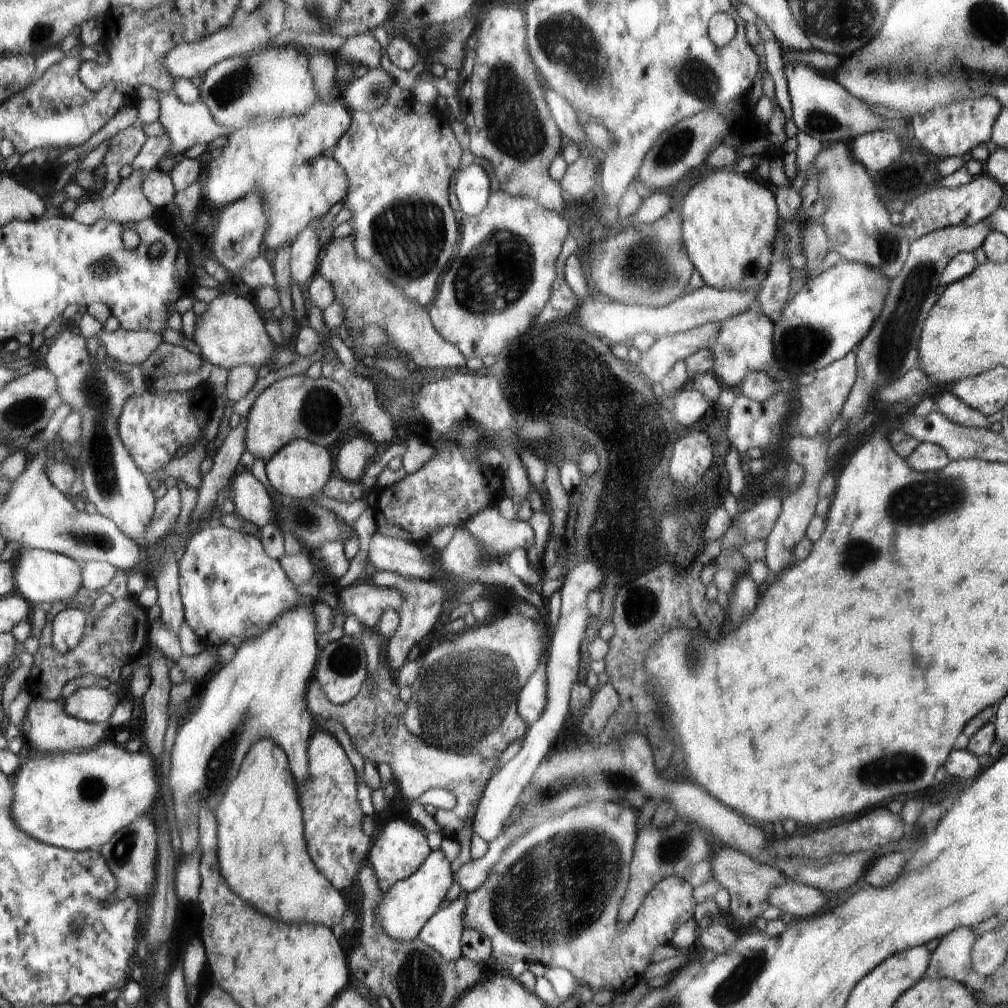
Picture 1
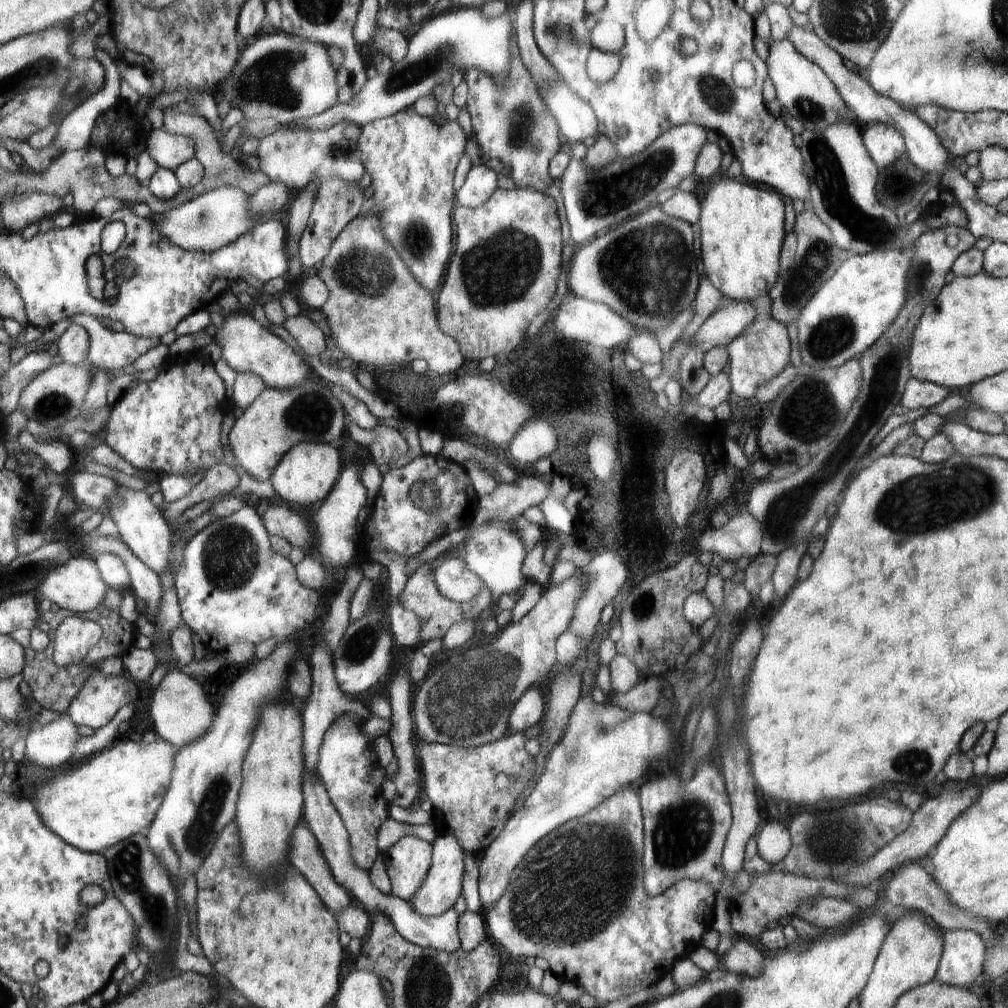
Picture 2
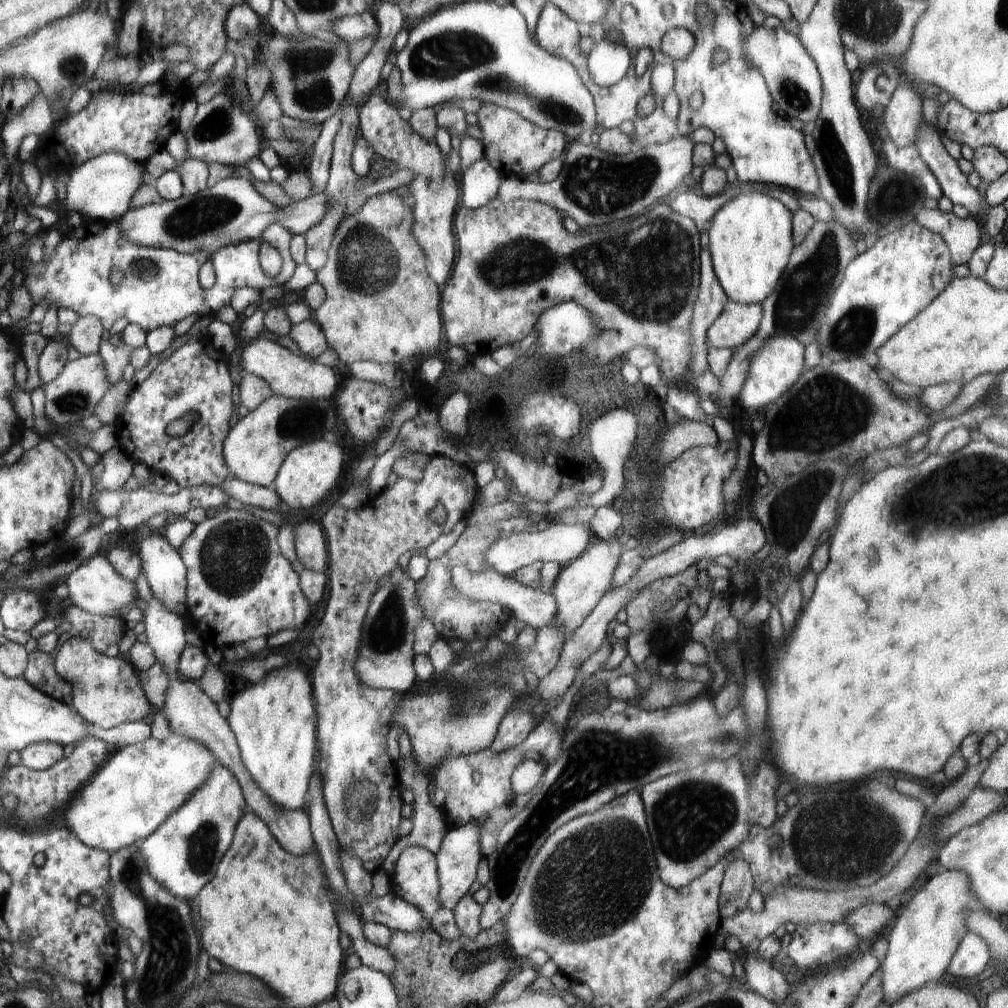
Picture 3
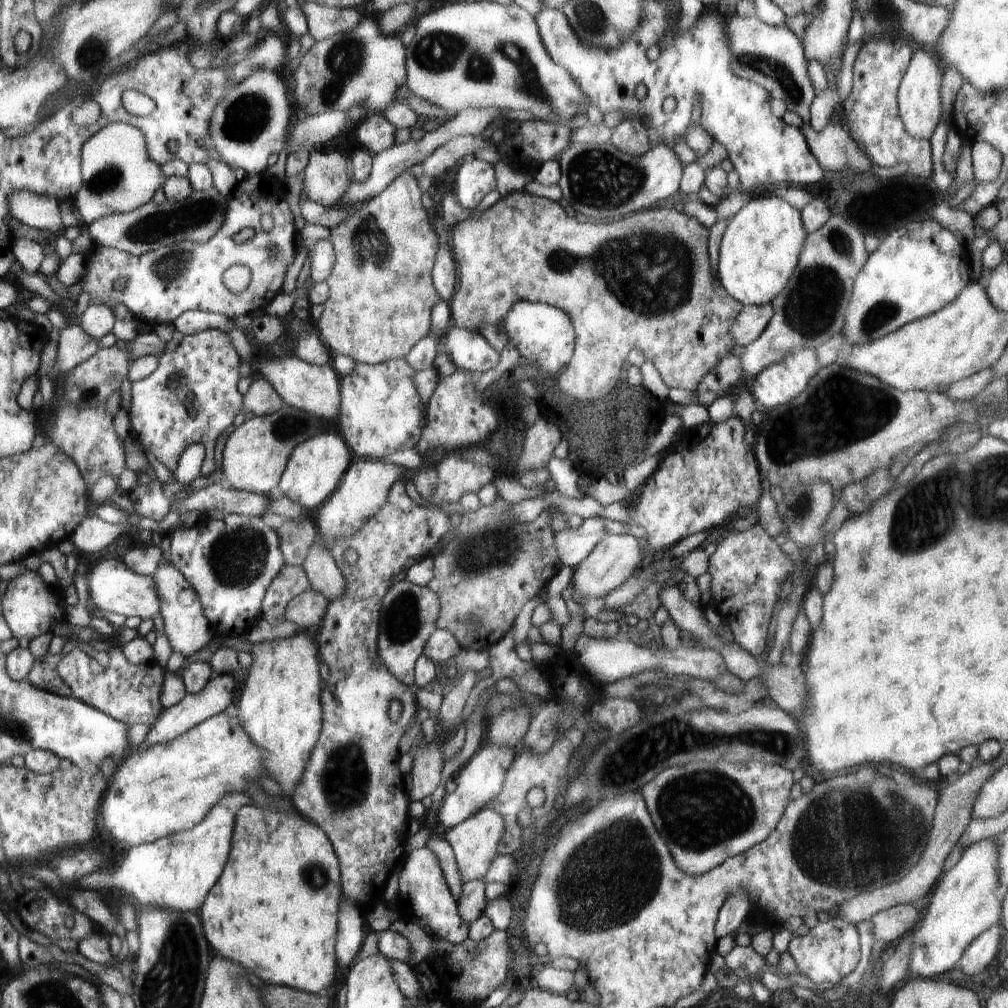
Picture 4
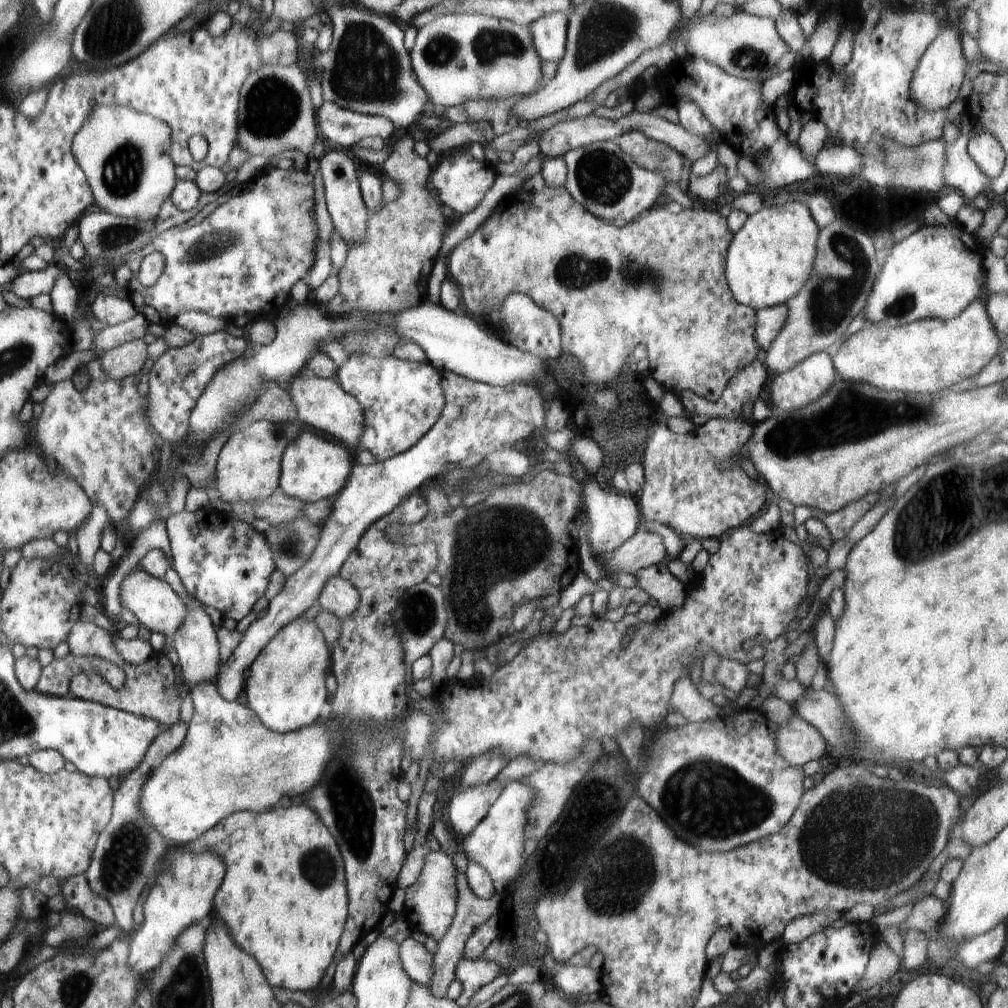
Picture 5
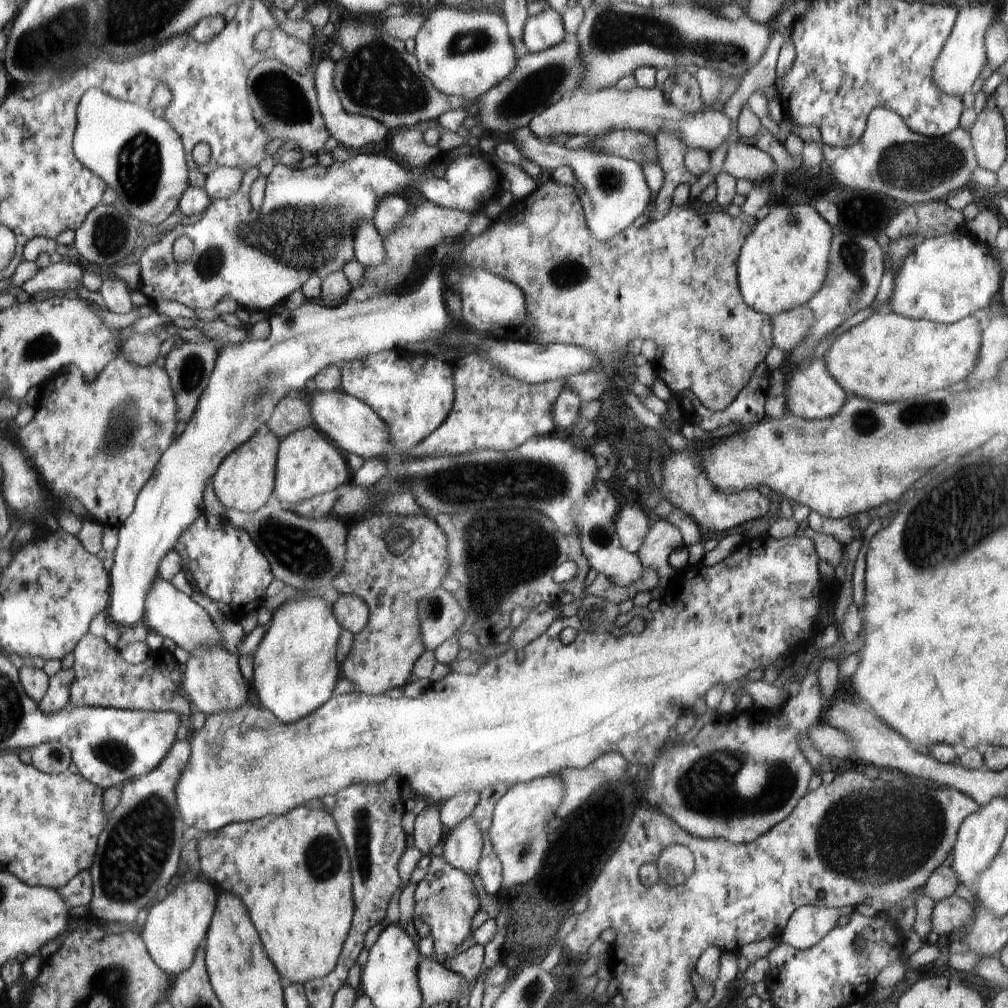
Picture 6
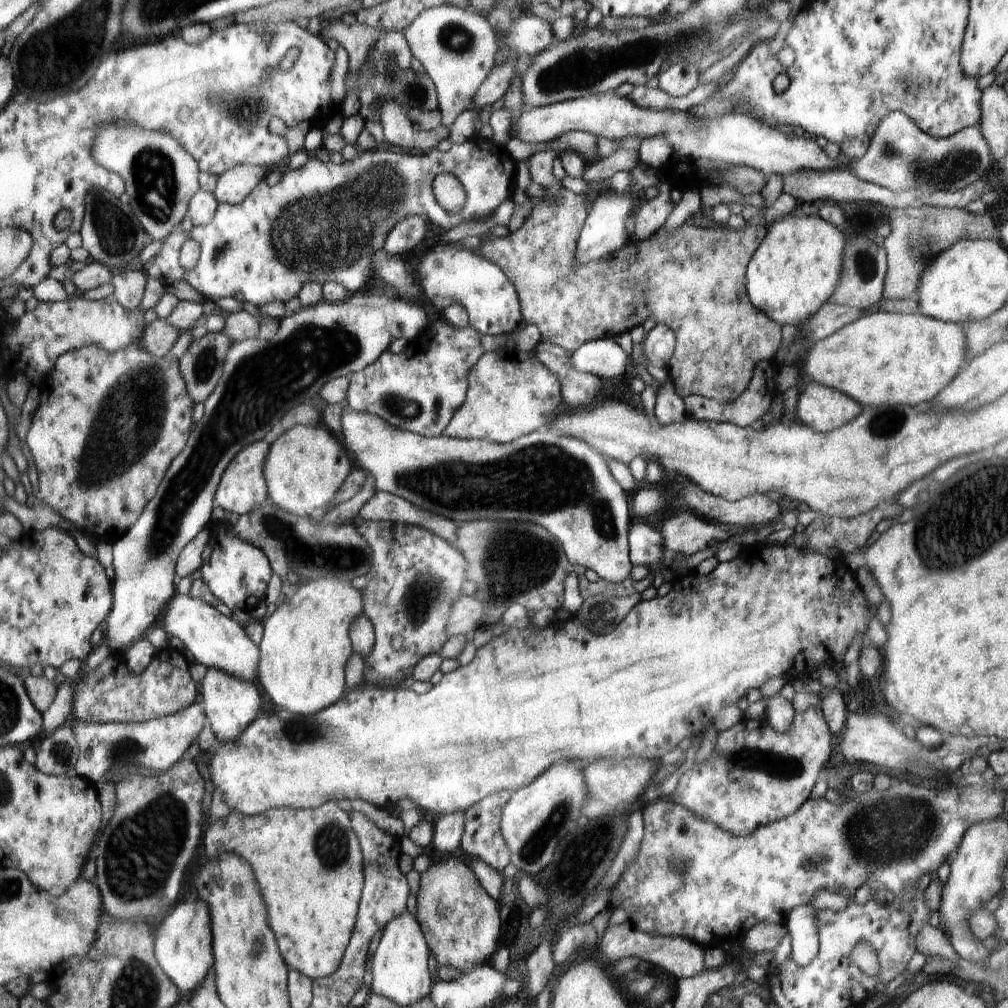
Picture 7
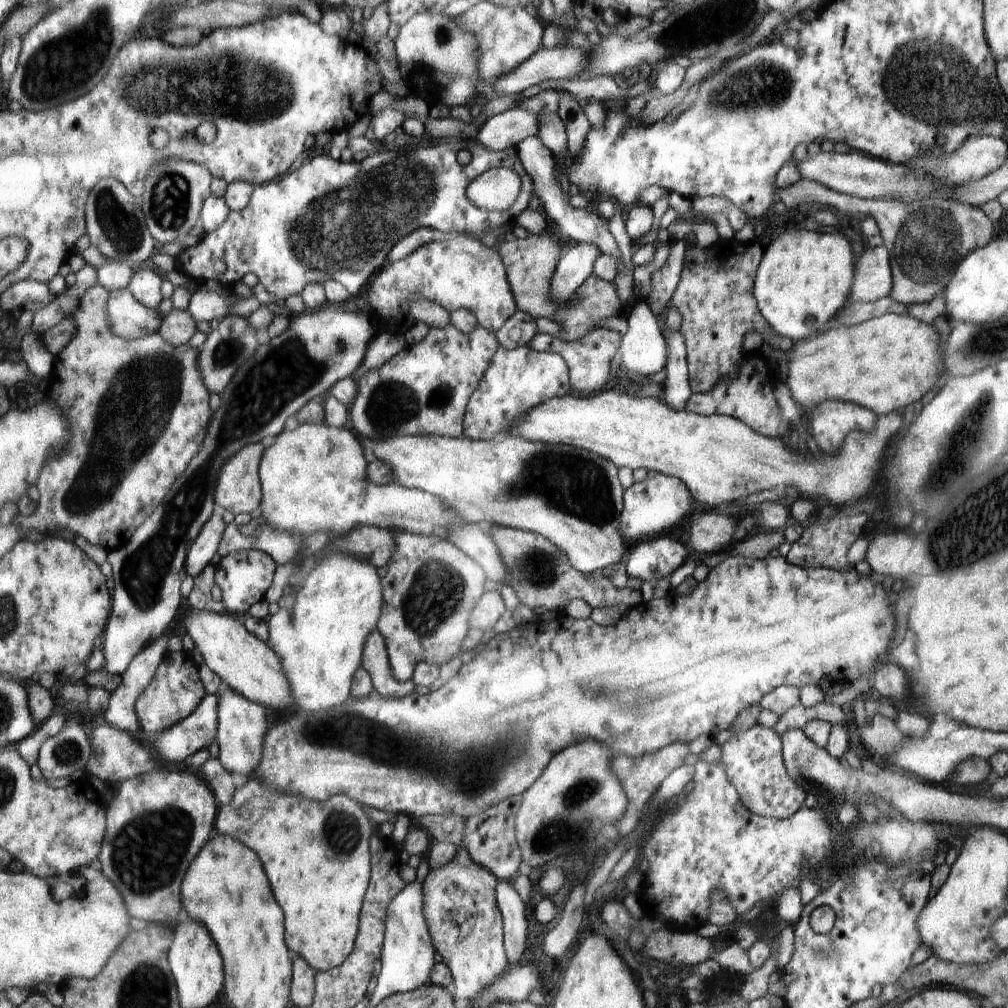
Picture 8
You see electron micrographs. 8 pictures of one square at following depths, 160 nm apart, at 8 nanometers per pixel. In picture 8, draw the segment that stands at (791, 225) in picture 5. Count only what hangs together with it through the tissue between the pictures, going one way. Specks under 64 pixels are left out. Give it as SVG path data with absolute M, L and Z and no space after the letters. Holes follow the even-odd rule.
M806 229L776 233L760 269L756 270L754 294L763 318L774 333L798 343L815 337L844 308L854 280L853 250L850 242L838 233Z

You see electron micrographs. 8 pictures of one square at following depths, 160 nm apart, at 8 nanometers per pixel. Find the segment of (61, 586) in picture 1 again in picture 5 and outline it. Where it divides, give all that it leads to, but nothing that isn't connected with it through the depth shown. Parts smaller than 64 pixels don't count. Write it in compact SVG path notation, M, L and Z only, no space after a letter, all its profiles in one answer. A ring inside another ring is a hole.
M140 568L133 569L120 584L120 602L134 614L141 626L165 636L174 636L186 618L186 606L179 595L165 581Z

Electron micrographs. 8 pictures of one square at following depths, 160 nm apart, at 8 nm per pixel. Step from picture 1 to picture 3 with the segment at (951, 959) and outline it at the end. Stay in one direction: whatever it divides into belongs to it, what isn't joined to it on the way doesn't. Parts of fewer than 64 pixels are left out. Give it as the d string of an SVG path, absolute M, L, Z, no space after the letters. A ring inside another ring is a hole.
M968 932L960 941L947 971L958 978L974 978L988 966L988 962L992 962L992 958L987 942L979 934Z

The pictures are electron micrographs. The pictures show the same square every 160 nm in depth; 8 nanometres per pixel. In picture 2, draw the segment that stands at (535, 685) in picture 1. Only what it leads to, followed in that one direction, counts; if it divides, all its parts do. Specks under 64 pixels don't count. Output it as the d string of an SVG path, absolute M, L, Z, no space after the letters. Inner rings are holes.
M533 686L518 698L508 721L508 733L524 733L530 726L542 722L546 700Z

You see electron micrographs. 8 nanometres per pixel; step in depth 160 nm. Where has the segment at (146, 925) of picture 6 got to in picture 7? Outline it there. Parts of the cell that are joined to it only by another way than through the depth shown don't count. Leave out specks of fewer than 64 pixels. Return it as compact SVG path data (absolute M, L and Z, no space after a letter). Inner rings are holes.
M188 894L188 900L180 901L180 904L164 918L164 922L155 925L155 957L185 996L197 992L205 982L208 972L214 969L214 931L211 917L208 905L194 894Z

